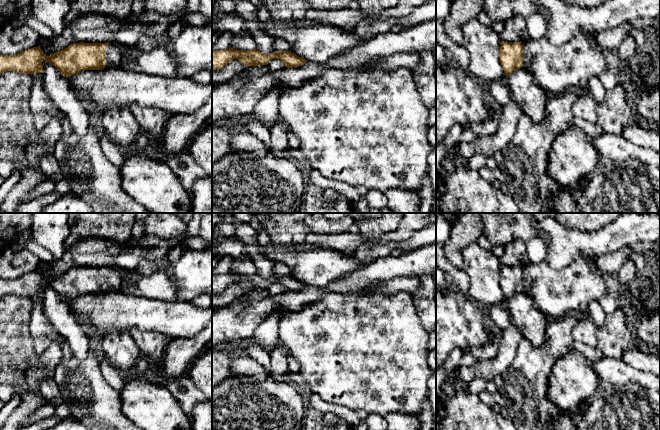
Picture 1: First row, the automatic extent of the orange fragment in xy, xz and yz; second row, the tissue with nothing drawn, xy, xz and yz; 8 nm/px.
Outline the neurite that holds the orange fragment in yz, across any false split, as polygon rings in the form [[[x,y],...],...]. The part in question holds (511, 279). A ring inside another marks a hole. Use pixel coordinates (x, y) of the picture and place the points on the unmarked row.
[[[585,257],[577,258],[562,270],[551,268],[546,259],[524,266],[502,265],[499,285],[506,301],[516,293],[525,293],[550,321],[569,313],[588,315],[591,301],[609,295],[594,261]]]

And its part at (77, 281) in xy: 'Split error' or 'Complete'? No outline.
Split error

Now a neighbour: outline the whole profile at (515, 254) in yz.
[[[515,240],[504,248],[504,253],[500,258],[502,265],[524,266],[530,263],[527,255],[527,245],[522,240]]]

